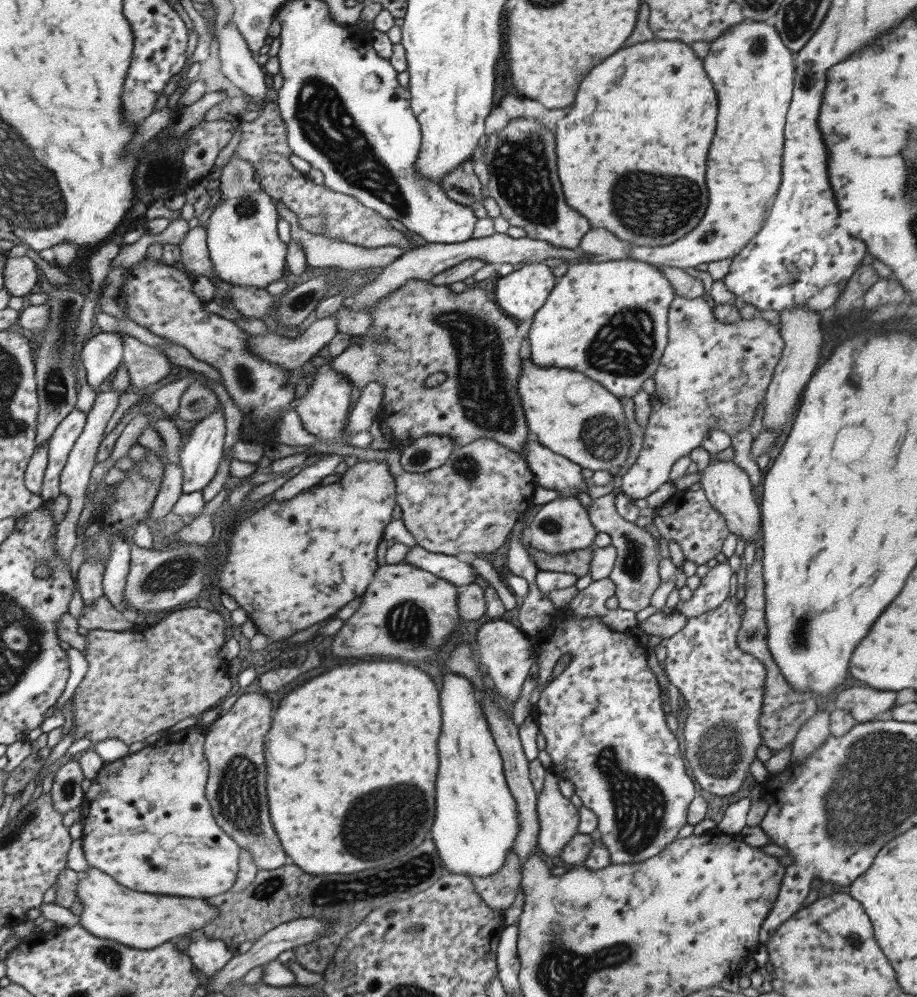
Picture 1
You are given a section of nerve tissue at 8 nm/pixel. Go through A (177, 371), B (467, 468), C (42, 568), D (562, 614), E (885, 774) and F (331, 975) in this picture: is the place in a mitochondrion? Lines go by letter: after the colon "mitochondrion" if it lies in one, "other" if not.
A: other
B: mitochondrion
C: mitochondrion
D: other
E: mitochondrion
F: other

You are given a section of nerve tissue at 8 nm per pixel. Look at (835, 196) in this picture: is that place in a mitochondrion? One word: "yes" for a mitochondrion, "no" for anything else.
no

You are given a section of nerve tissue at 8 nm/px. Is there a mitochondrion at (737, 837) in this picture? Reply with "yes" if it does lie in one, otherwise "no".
no

